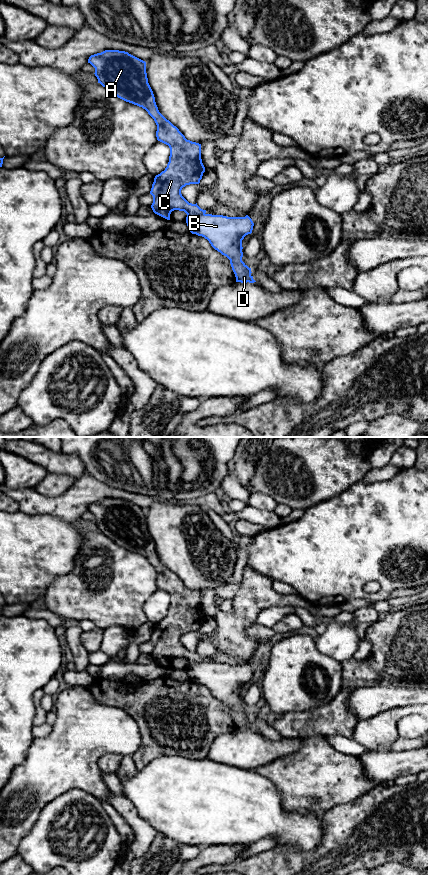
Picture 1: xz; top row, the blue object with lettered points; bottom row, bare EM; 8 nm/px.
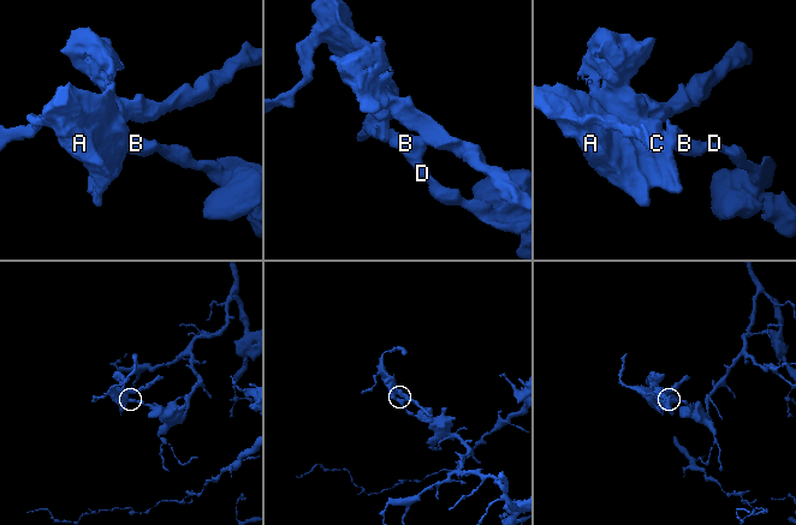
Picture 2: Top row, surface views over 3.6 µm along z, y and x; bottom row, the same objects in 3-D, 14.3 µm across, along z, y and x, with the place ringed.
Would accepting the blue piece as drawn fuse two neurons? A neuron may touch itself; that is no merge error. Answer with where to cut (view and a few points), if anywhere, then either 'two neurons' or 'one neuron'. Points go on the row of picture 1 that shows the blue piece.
xz (204, 213), (199, 213), (186, 222) | two neurons

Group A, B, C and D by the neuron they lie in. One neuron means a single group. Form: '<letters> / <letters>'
A C / B D

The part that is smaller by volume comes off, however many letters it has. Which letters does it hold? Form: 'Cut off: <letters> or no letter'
Cut off: A, C

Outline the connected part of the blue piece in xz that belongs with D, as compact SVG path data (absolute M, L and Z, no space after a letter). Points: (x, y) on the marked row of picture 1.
M199 214L188 220L187 226L192 234L202 236L211 246L230 260L236 282L254 283L249 268L243 261L242 240L252 233L254 223L245 217Z

